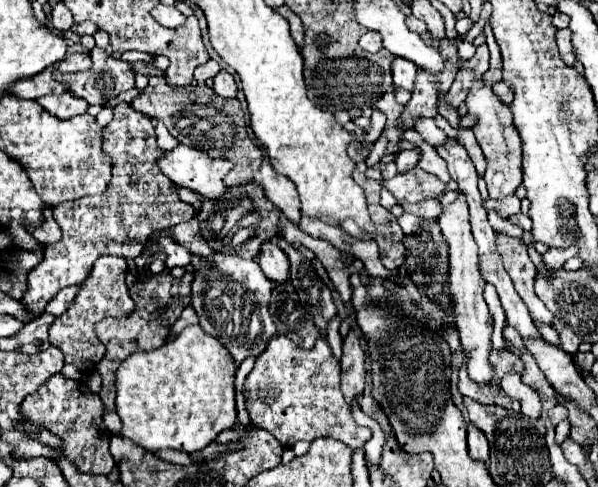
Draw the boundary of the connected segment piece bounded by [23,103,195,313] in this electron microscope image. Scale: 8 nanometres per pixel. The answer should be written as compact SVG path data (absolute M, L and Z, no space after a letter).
M119 103L113 121L103 129L103 151L111 157L113 177L101 195L81 197L53 207L55 221L61 225L61 241L47 245L43 261L29 273L29 289L23 301L29 309L43 313L45 305L59 293L59 289L83 283L95 259L103 255L117 255L133 261L141 255L143 243L153 231L167 229L193 219L195 209L177 197L175 185L159 173L157 159L163 150L157 145L155 129L147 115L135 111L127 103Z

